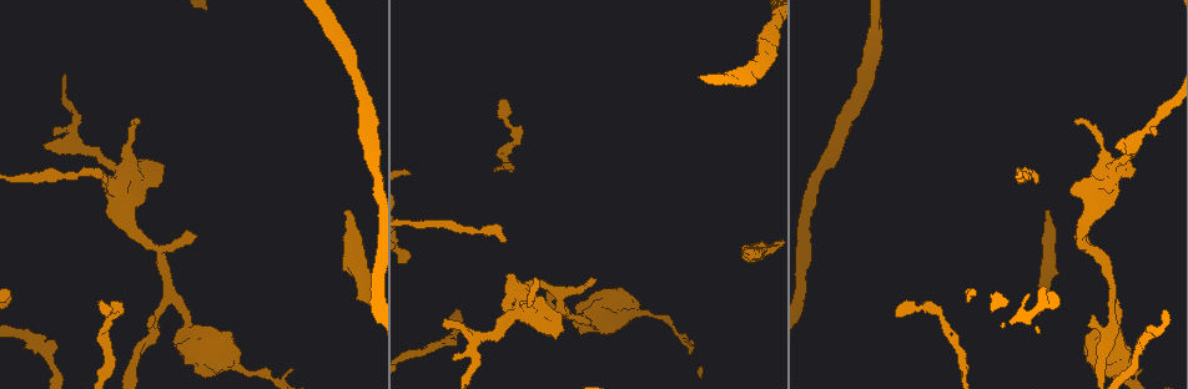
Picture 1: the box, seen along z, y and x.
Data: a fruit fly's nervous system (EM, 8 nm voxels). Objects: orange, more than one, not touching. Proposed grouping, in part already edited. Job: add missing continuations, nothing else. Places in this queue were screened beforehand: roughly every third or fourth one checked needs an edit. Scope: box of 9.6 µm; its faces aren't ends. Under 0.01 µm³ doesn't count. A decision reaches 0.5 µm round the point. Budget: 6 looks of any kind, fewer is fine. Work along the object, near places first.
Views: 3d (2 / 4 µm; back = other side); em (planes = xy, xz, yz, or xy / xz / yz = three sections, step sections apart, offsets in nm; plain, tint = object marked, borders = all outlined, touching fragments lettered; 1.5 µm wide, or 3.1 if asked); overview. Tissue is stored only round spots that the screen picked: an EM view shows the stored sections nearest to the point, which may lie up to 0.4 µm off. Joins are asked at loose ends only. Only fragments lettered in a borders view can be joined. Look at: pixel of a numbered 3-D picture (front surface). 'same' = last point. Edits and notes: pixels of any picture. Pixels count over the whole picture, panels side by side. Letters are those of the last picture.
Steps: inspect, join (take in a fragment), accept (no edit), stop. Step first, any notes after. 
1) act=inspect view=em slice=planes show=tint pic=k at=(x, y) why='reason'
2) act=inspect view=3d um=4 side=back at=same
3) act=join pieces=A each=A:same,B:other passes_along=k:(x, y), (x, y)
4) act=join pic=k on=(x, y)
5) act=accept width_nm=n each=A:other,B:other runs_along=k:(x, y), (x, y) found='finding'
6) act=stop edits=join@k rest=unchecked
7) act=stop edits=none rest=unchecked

act=inspect view=3d um=2 pic=1 at=(595, 282) why='free end'

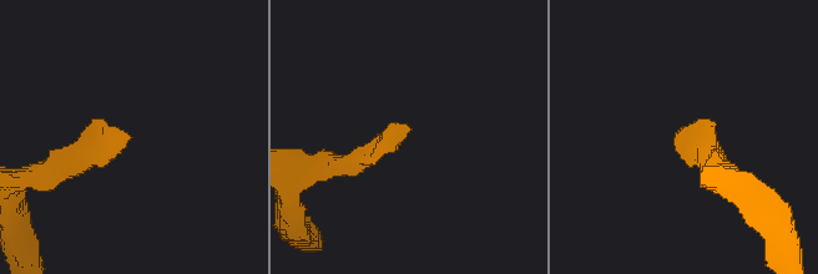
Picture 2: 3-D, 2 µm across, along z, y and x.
act=inspect view=em slice=xz step=4 show=tint pic=2 at=(408, 130)

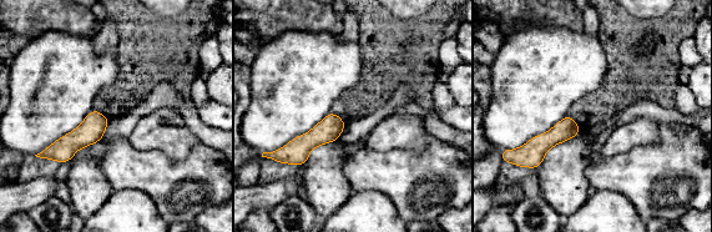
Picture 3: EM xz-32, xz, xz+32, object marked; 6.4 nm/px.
act=inspect view=em slice=planes show=borders at=same

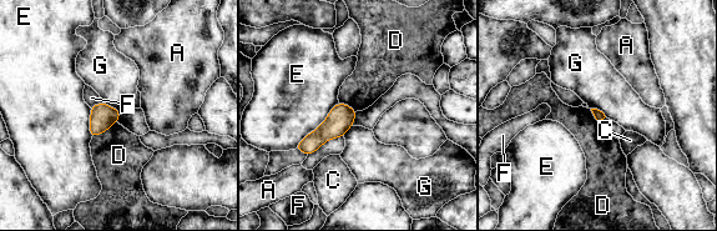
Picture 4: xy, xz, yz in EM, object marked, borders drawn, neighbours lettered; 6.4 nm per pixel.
act=accept each=A:other,C:other,D:other,E:other,F:other,G:other border=4:(104, 101), (121, 114) found='no lettered fragment goes on from it'

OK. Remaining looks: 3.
act=inspect view=3d um=2 pic=1 at=(1046, 213) why='free end'

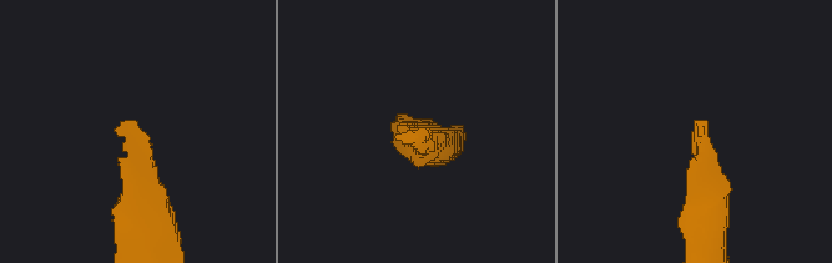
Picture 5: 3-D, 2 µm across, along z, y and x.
act=inspect view=em slice=xy step=4 show=tint pic=5 at=(399, 140) why='need the tissue'

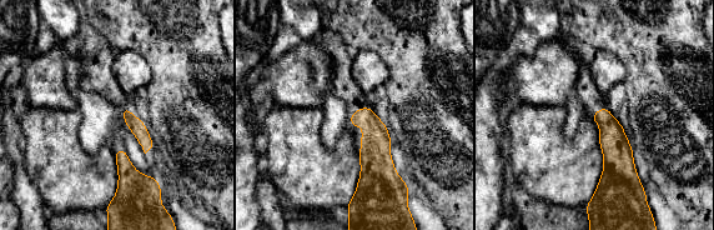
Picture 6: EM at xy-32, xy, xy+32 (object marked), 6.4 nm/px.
act=inspect view=em slice=planes show=borders at=same why='another direction'

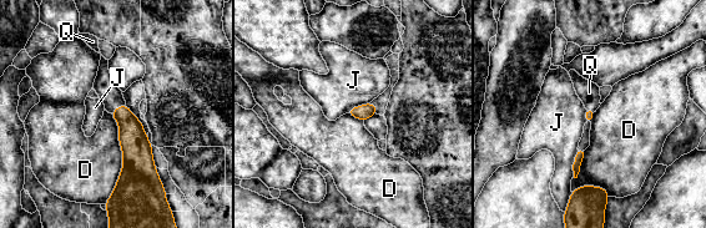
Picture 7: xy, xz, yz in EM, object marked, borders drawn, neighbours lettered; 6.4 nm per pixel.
act=join pieces=Q each=D:other,J:other,Q:same found='it goes on there'

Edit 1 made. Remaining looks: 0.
act=stop edits=join@7 rest=unchecked

